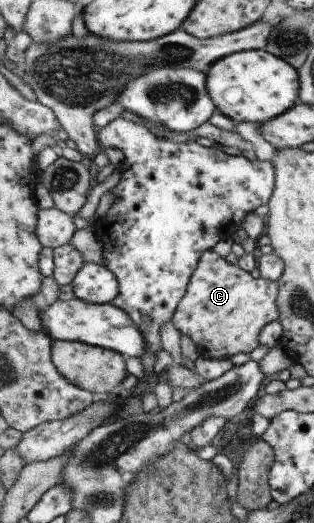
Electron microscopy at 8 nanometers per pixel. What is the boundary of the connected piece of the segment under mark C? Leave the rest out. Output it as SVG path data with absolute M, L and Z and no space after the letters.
M232 239L221 240L213 250L201 254L197 270L193 272L185 296L175 308L172 322L181 334L191 338L201 357L215 360L229 359L239 353L253 352L261 342L261 330L273 321L279 321L277 306L278 282L253 278L228 259Z

